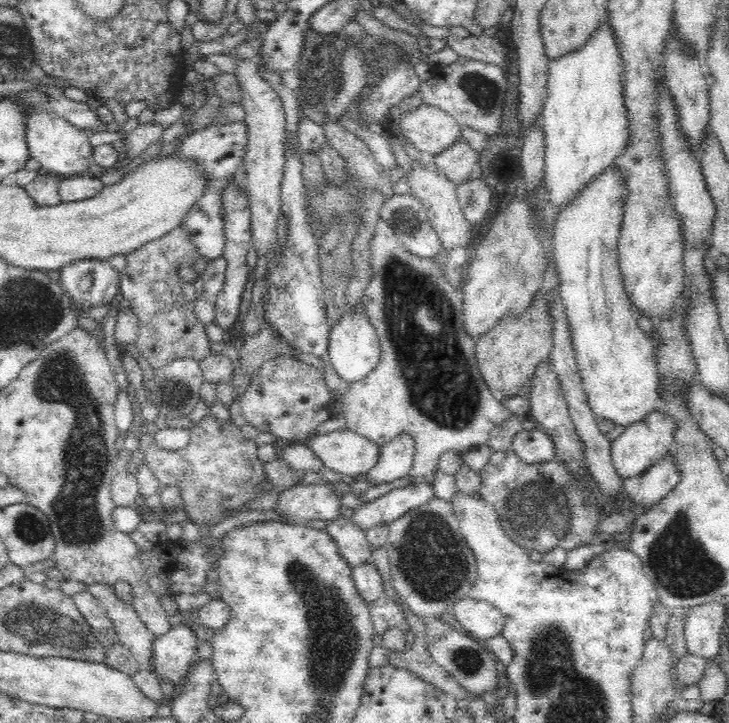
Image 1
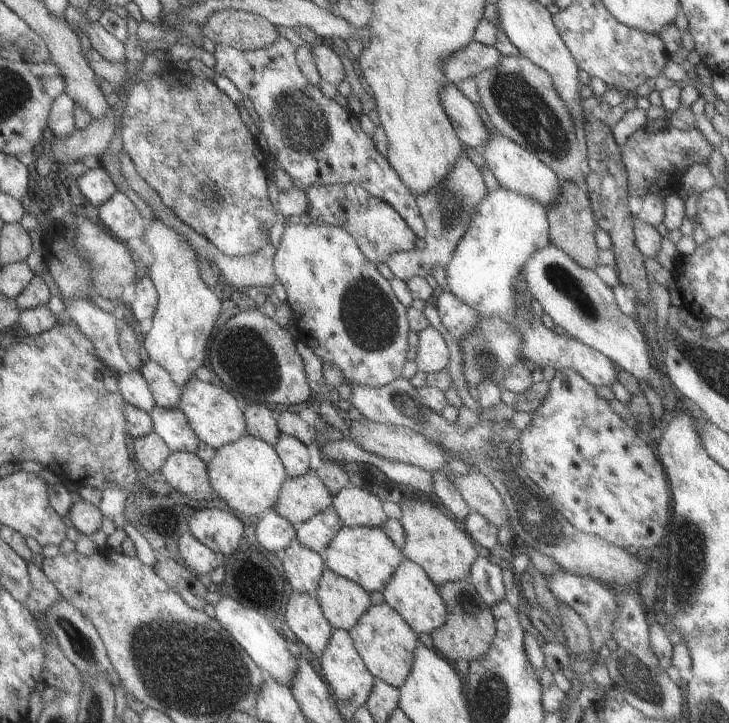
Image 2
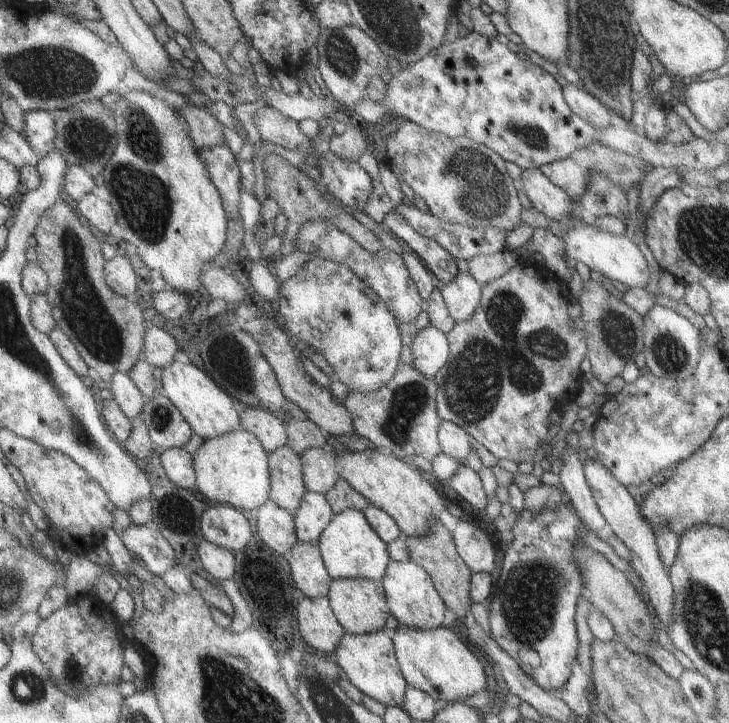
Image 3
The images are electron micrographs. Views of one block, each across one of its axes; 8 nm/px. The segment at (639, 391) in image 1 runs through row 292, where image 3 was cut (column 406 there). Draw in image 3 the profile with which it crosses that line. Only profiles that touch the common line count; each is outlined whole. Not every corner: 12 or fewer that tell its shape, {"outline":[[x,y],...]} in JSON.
{"outline":[[389,561],[380,578],[399,626],[441,627],[445,603],[418,564]]}

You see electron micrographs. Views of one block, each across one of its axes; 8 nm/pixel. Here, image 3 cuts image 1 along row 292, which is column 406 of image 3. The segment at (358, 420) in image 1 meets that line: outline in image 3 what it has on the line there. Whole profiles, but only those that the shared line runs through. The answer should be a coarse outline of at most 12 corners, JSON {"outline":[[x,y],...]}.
{"outline":[[399,361],[349,390],[351,433],[402,459],[441,453],[433,377]]}

